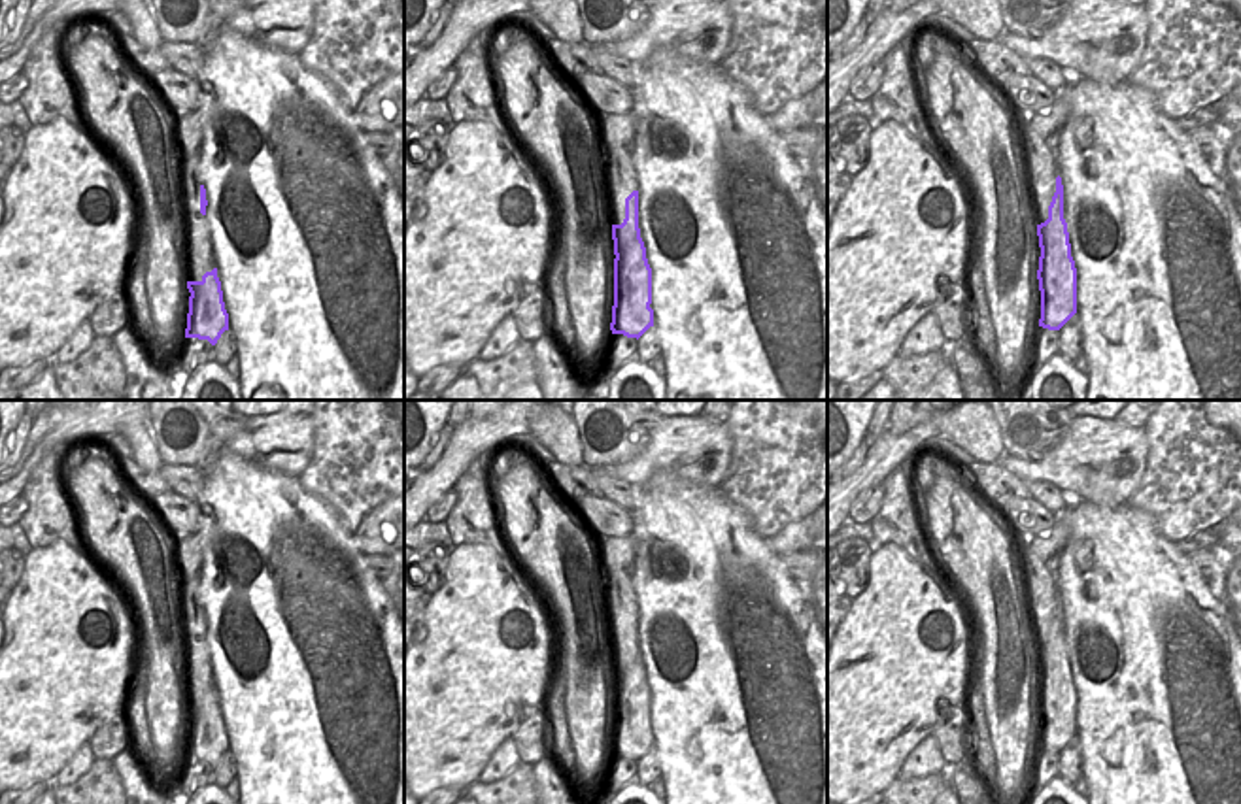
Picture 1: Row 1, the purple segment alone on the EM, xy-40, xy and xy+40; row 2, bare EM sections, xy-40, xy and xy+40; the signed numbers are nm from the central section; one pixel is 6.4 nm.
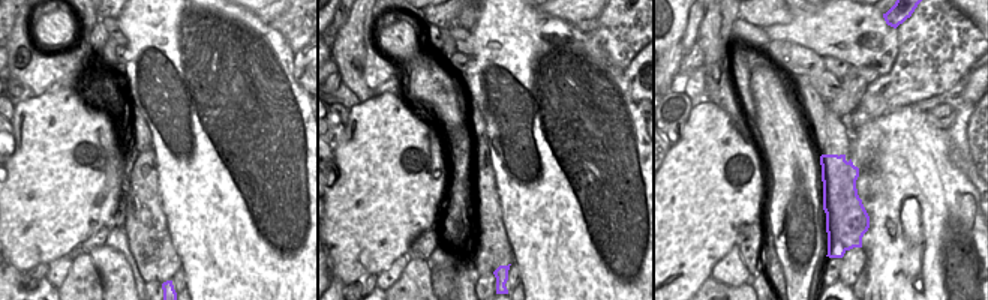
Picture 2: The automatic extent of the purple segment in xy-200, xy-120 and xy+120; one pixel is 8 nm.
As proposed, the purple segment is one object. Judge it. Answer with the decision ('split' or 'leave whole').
split

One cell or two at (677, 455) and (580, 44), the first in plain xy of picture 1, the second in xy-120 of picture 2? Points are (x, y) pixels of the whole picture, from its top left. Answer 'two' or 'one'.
two

